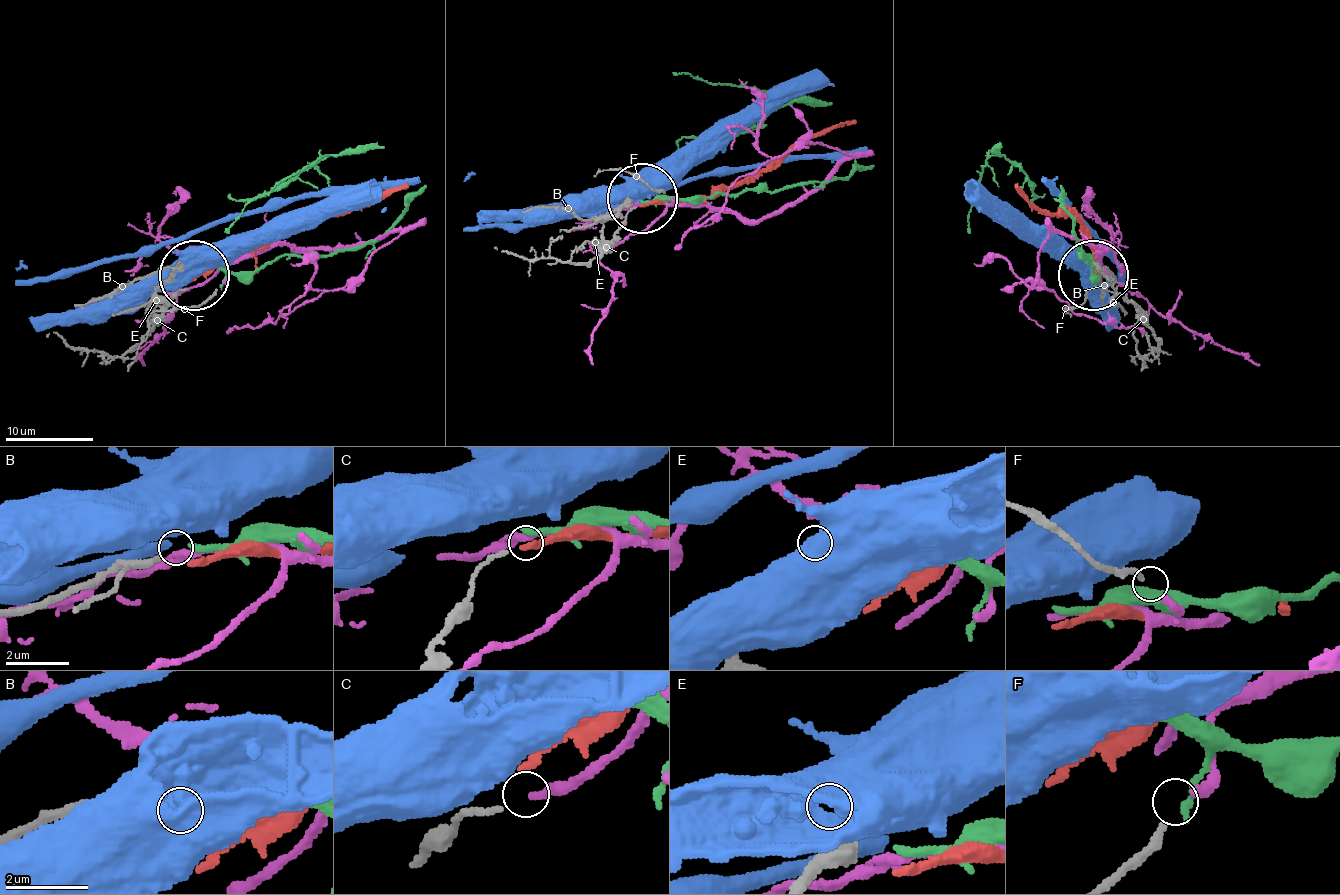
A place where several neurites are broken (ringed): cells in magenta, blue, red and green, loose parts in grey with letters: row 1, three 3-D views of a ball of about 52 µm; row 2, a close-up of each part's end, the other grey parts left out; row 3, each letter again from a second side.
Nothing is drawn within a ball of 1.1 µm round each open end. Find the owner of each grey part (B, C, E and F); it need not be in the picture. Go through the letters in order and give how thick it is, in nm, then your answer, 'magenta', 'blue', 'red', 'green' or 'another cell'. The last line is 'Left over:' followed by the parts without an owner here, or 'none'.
B: 190 nm thick; green
C: 110 nm thick; red
E: 440 nm thick; another cell
F: 180 nm thick; magenta
Left over: E

